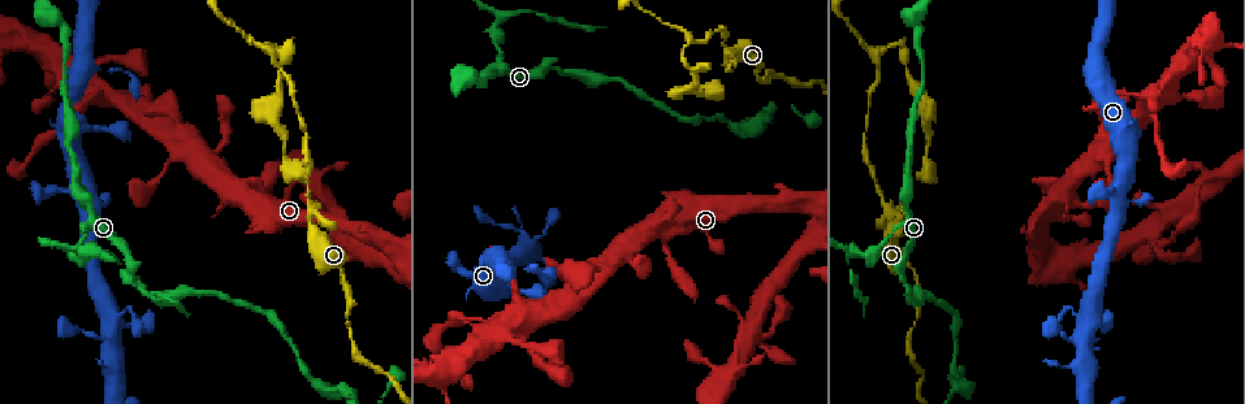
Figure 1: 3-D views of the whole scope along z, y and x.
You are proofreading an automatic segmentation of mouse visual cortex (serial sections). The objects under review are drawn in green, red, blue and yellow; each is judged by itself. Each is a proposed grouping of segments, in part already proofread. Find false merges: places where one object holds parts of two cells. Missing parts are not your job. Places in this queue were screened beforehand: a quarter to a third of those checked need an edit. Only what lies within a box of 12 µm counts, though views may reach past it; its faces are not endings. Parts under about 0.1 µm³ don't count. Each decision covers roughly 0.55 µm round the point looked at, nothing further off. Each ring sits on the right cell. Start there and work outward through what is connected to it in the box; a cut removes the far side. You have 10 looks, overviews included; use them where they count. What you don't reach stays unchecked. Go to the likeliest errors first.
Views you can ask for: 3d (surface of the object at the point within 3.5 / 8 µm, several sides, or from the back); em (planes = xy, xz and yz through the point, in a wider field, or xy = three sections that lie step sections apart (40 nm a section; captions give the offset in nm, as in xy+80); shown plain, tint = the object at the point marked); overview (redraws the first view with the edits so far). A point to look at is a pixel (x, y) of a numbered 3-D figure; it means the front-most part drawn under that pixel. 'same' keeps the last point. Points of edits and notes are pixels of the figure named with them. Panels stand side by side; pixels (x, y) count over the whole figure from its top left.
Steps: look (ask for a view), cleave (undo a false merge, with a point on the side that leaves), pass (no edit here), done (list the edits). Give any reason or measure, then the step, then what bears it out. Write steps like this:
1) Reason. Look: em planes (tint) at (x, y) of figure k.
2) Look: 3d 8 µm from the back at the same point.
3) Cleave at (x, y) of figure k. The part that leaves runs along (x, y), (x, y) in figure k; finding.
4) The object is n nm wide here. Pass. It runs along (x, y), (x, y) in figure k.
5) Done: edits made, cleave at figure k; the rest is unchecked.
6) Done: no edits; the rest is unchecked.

Look: 3d 3.5 µm from the back at (1212, 42) of figure 1.

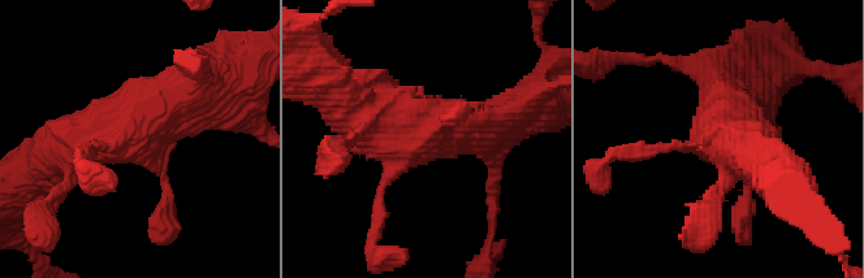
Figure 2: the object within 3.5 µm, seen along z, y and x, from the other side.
Look: em xy step 3 (tint) at (121, 147) of figure 2.

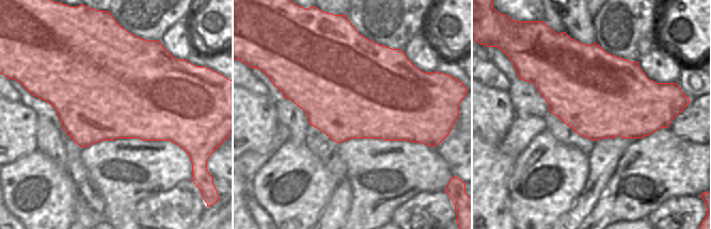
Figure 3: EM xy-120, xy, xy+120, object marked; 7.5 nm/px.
Pass. One cell here.

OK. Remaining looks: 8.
Calibre changes. Look: 3d 3.5 µm at (892, 226) of figure 1.

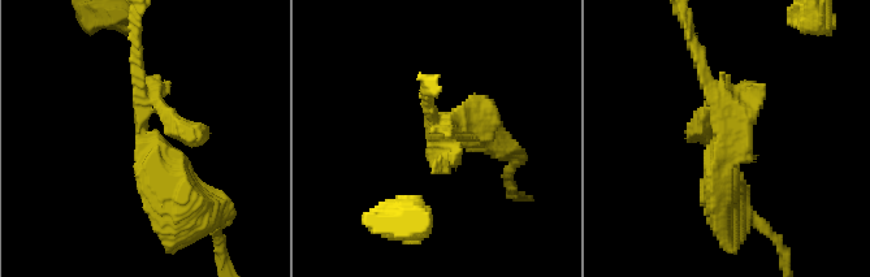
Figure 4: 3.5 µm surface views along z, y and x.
Look: em planes (tint) at (721, 128) of figure 4.

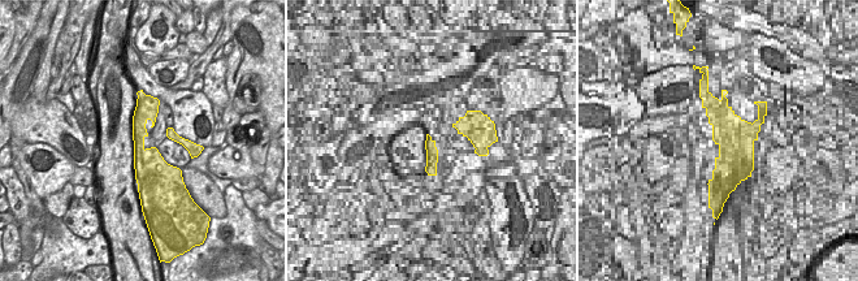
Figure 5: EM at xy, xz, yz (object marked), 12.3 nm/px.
Pass. It runs along (190, 202), (142, 142), (138, 46) in figure 4; one cell here.

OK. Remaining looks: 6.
Sharp bend. Look: 3d 3.5 µm from the back at (279, 71) of figure 1.

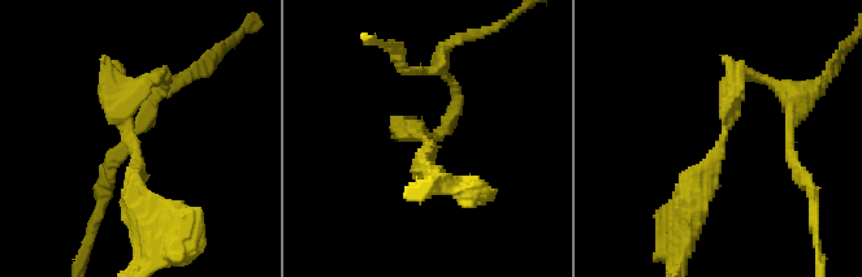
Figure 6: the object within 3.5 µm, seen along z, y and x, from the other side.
Look: em planes (tint) at (724, 135) of figure 6.

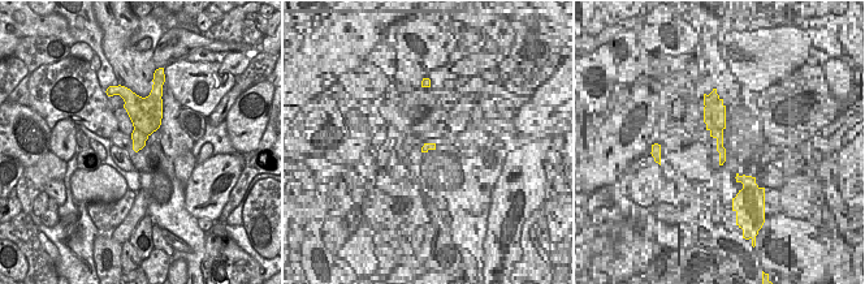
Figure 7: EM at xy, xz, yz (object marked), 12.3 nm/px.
The object is 240 nm wide here. Cleave at (710, 167) of figure 6. The part that leaves runs along (726, 128), (679, 226) in figure 6; a second cell is stuck on.

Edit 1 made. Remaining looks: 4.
Sharp bend. Look: 3d 3.5 µm at (853, 253) of figure 1.

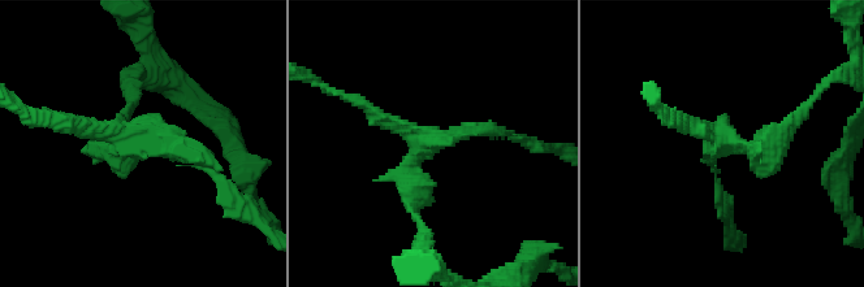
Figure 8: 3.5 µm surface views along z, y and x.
Now the EM. Look: em xy step 2 (plain) at (133, 142) of figure 8.

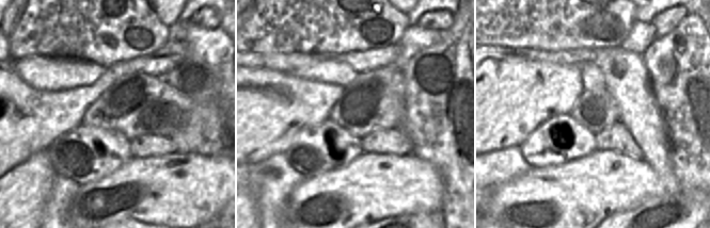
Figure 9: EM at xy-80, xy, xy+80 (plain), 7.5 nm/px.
Where the object lies. Look: em xy step 2 (tint) at the same point.

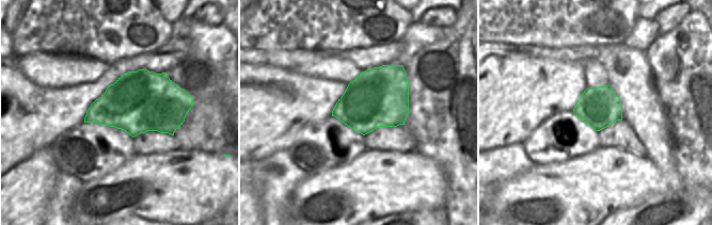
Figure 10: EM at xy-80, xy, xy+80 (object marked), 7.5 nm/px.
Cleave at (456, 133) of figure 8. The part that leaves runs along (420, 155), (463, 131), (519, 138) in figure 8; a second cell is stuck on.

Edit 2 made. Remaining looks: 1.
Done: edits made, cleave at figure 6, cleave at figure 8; the rest is unchecked.

